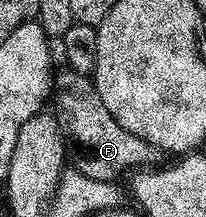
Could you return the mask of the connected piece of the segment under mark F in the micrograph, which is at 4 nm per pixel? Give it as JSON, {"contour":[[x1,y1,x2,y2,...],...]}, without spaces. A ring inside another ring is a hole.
{"contour":[[72,71,58,72,55,92,51,97,51,109,65,136,68,156,72,164,73,161,77,164,74,165,76,172,85,173,96,181,116,182,117,177,123,176,132,165,157,167,162,164,162,154,156,147,148,145,115,123,111,111,103,107,103,99,99,99,99,91,93,86,92,76]]}

